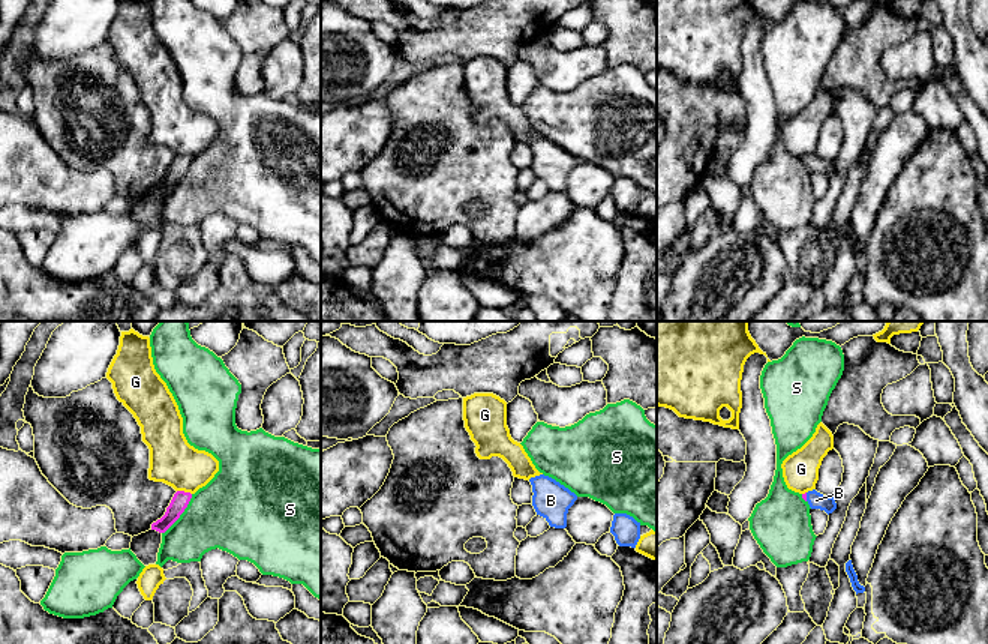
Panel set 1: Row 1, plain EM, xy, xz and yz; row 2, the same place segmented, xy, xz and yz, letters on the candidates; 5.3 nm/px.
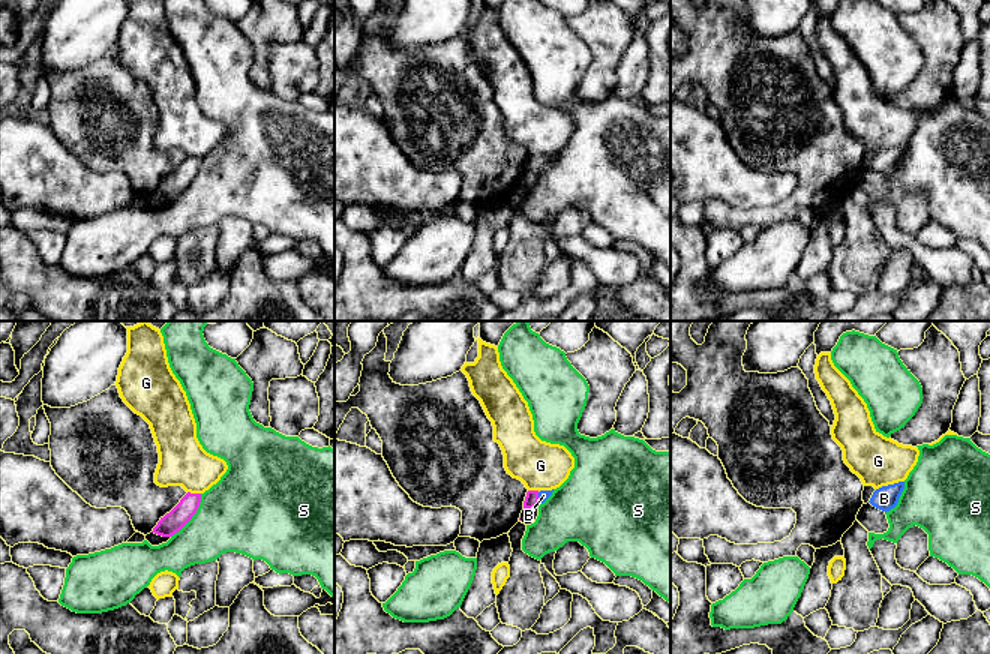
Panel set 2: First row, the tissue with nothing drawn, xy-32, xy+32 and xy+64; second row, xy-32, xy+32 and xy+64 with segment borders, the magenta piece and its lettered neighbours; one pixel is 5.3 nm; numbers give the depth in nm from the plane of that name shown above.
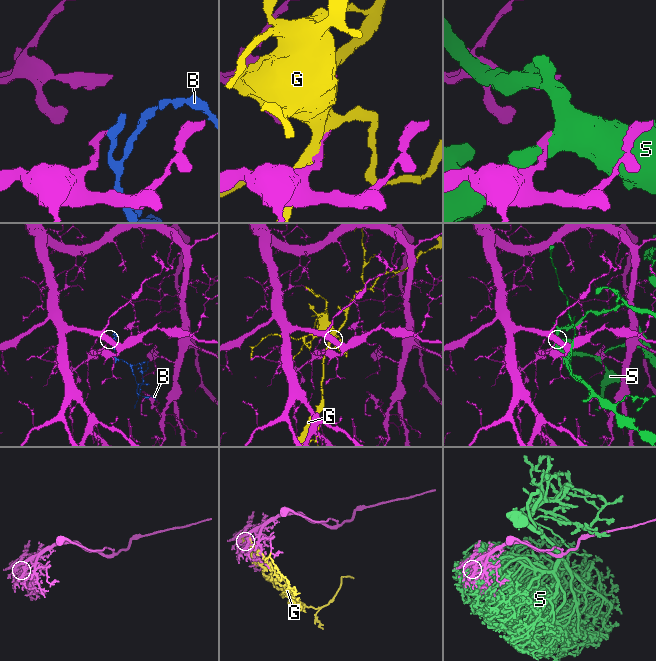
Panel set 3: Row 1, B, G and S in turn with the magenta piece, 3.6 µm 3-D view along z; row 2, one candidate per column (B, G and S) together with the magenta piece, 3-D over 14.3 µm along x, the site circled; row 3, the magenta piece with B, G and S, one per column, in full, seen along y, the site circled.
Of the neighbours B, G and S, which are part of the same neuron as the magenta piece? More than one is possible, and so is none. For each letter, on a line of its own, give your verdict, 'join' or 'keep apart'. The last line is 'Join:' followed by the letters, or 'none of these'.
B: join
G: keep apart
S: keep apart
Join: B

